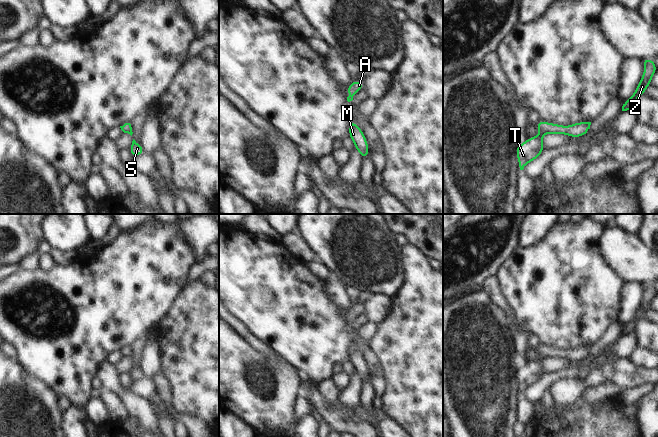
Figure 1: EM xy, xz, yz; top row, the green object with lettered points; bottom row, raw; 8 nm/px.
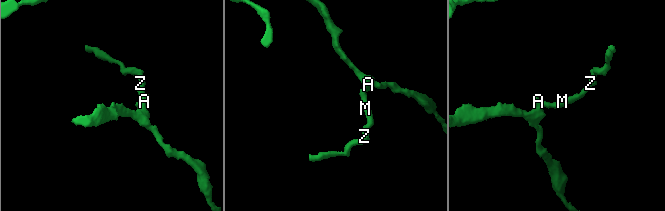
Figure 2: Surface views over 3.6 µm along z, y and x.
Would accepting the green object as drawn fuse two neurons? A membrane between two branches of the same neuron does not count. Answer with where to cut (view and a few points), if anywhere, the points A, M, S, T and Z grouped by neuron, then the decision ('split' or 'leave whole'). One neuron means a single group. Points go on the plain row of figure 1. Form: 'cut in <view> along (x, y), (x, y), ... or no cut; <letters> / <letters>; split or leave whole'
no cut; A M S T Z; leave whole

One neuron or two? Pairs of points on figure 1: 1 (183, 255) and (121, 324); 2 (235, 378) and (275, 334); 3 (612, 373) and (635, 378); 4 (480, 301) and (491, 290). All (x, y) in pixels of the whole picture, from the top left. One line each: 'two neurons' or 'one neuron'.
1: one neuron
2: two neurons
3: one neuron
4: two neurons

